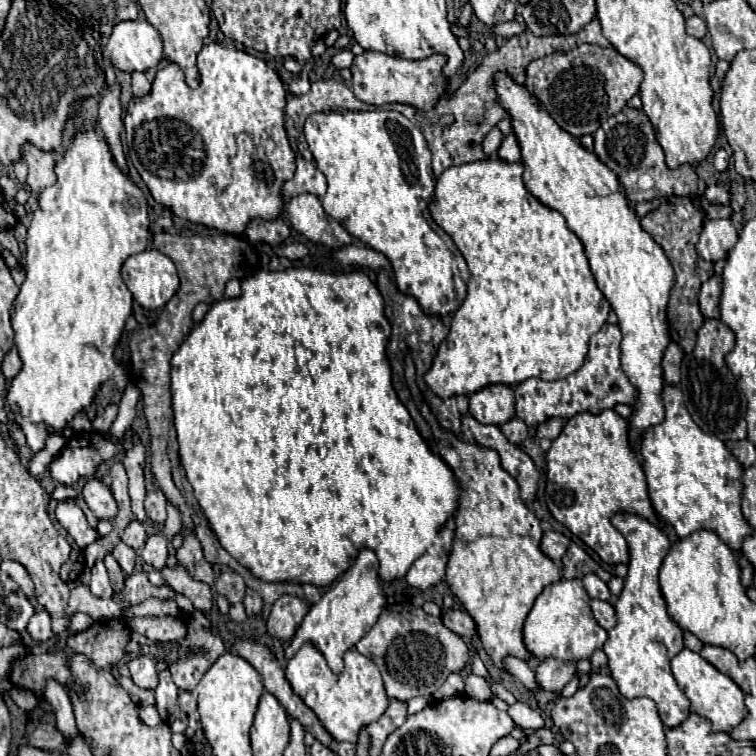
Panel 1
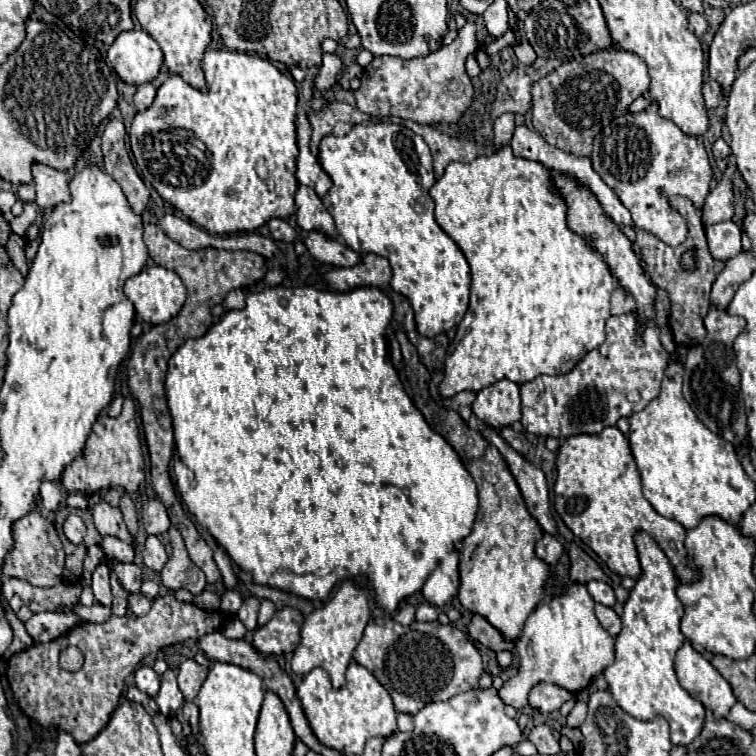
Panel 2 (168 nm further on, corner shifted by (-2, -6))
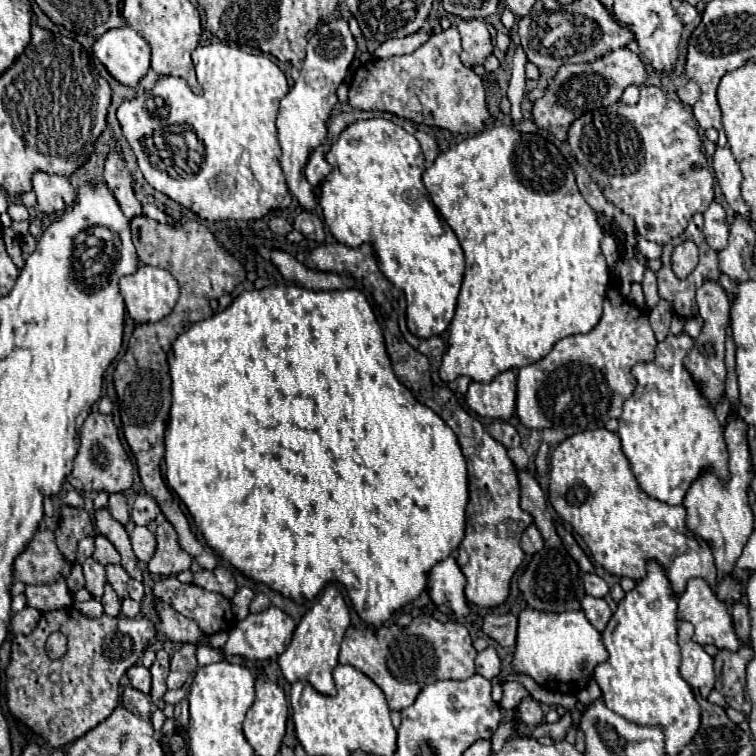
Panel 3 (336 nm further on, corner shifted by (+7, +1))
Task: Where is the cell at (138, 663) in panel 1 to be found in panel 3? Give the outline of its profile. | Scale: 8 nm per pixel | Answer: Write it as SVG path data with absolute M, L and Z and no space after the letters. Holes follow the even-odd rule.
M134 665L130 671L128 671L128 679L130 679L130 685L142 693L150 693L150 671L144 667L144 665Z

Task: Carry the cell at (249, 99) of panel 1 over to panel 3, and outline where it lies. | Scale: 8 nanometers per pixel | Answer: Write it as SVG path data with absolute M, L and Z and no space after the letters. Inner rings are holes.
M206 32L202 33L202 39L200 39L198 47L192 52L191 58L196 75L198 75L198 83L204 87L204 93L202 93L202 95L194 95L194 93L190 91L190 87L186 85L184 79L176 79L176 77L170 77L170 75L168 75L168 77L160 77L152 91L146 91L146 93L138 95L134 101L126 101L126 103L122 103L122 105L118 107L118 121L120 121L120 125L122 125L122 133L124 133L126 141L130 143L130 147L132 147L136 159L138 159L138 165L140 165L140 171L142 171L144 179L146 179L156 191L168 195L168 197L174 199L176 203L184 205L186 209L198 213L202 219L208 219L208 221L218 221L218 219L236 219L236 221L240 221L240 219L244 219L244 221L262 219L262 217L268 215L270 211L286 209L286 207L290 205L290 201L292 201L292 197L290 197L290 193L288 193L288 189L286 189L286 177L284 177L284 173L282 173L282 169L280 169L280 161L278 161L278 159L280 159L280 143L278 143L278 133L276 133L276 125L274 125L274 123L276 123L276 115L278 115L278 103L280 103L280 99L288 93L288 79L286 79L286 75L280 71L280 67L278 67L276 63L272 63L267 56L250 55L250 53L242 48L236 45L230 45L228 41L221 41L215 36L211 36L211 42L201 41L203 40L203 34L208 35L208 37L210 36ZM150 95L164 99L166 111L168 111L166 117L154 117L154 115L150 115L150 113L146 111L146 105L144 105L144 103L146 103L146 99L148 99ZM244 151L248 151L249 153L249 169L246 165L242 165L242 155L244 155Z

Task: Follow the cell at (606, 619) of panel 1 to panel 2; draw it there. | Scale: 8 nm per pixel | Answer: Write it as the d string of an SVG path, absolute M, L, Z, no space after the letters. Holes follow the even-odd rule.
M595 604L595 616L599 618L601 626L603 626L611 636L617 636L617 634L619 634L619 630L621 630L621 618L615 614L613 608L603 606L603 604Z

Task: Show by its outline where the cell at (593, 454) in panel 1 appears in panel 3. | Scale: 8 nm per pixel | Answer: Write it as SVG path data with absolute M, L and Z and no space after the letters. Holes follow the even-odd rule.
M608 429L576 433L554 449L550 465L548 493L552 507L582 535L594 561L608 573L640 581L646 577L646 563L656 559L676 597L684 593L688 579L702 577L720 601L736 603L740 599L742 585L736 577L724 575L724 579L718 581L710 545L688 531L686 507L666 505L640 489L616 433Z

